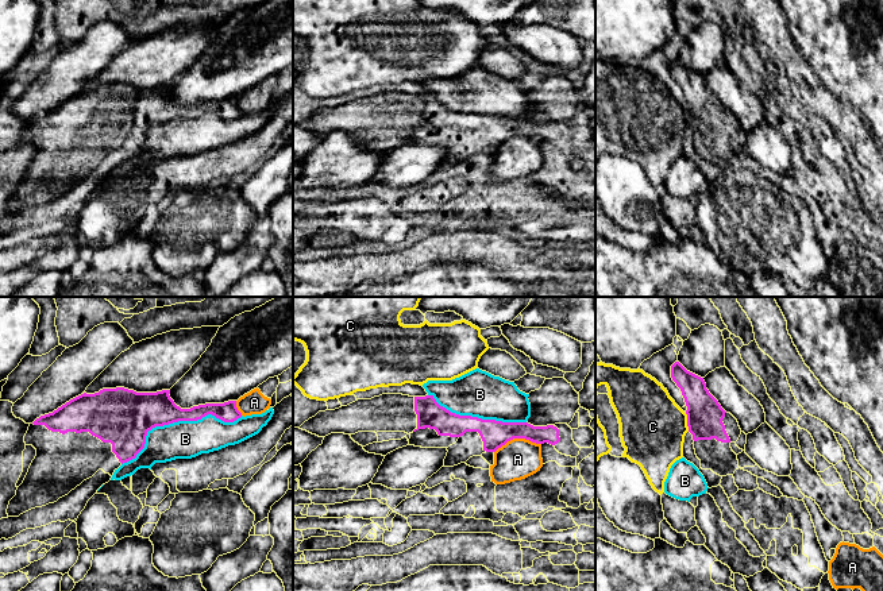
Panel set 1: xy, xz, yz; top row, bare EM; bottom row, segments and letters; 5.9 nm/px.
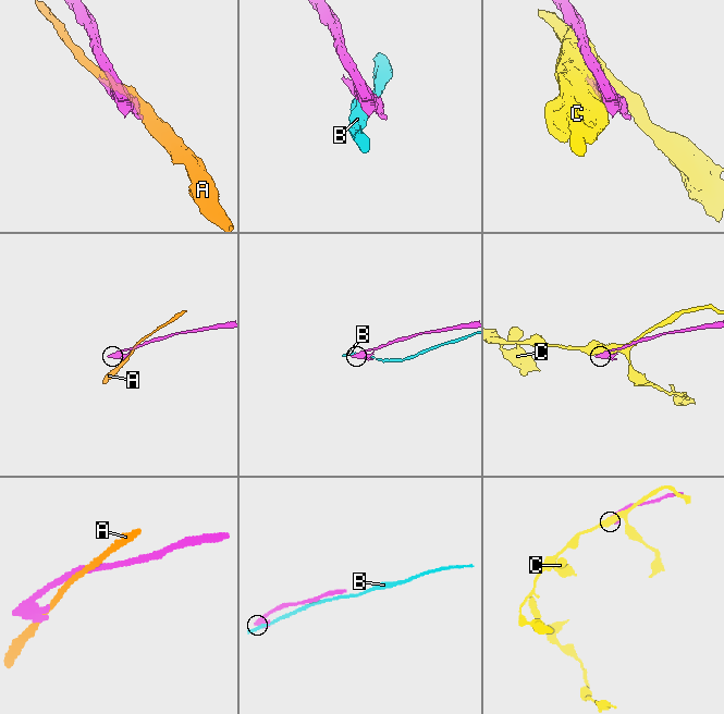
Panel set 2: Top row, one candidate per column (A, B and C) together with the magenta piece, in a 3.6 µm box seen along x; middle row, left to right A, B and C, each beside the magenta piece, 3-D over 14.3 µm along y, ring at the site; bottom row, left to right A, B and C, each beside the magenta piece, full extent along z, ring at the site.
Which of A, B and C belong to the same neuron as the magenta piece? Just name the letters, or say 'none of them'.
none of them

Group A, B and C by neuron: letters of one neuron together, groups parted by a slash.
A / B / C

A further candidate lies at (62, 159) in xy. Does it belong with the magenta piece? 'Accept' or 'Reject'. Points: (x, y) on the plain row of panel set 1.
Accept

